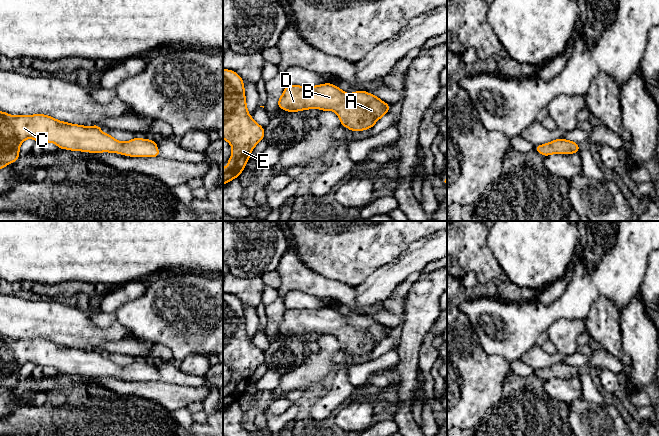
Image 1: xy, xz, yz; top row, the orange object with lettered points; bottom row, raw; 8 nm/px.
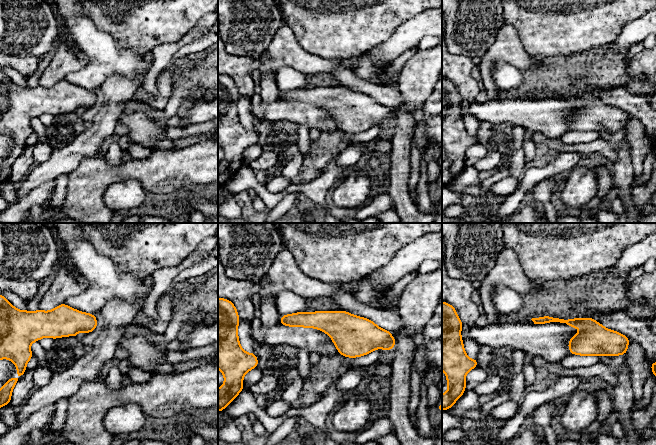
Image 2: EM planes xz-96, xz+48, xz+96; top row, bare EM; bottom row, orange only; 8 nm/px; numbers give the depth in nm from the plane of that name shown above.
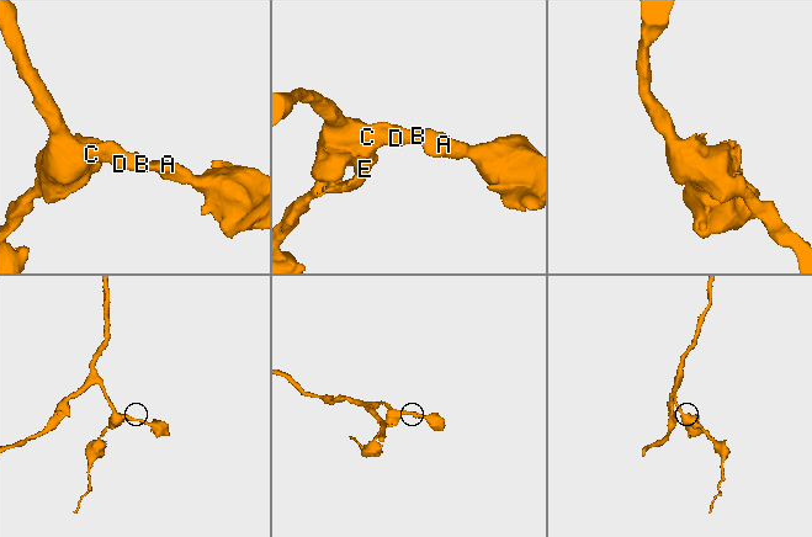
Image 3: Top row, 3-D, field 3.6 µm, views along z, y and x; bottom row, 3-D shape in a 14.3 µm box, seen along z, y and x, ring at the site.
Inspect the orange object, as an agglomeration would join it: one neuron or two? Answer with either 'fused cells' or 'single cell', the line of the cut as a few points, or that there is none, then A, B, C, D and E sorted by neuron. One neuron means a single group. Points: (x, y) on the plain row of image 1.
single cell; cut none; groups A B C D E

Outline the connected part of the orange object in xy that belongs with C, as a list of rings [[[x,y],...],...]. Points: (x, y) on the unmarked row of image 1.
[[[0,335],[0,393],[15,386],[20,381],[20,369],[28,362],[42,367],[52,366],[58,372],[72,375],[111,376],[131,381],[160,381],[157,368],[153,364],[135,361],[130,365],[121,366],[114,363],[110,358],[103,357],[99,349],[86,351],[62,346],[44,338],[10,340],[8,337]]]

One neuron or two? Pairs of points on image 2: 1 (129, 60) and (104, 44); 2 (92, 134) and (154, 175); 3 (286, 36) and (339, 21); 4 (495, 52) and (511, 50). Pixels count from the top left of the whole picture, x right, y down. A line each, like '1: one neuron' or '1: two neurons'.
1: one neuron
2: two neurons
3: two neurons
4: one neuron

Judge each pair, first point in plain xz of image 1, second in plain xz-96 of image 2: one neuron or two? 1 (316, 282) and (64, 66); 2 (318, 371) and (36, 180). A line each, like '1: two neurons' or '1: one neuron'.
1: one neuron
2: one neuron

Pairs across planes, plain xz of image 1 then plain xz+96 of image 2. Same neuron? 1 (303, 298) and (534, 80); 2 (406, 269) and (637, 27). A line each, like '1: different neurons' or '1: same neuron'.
1: different neurons
2: same neuron

